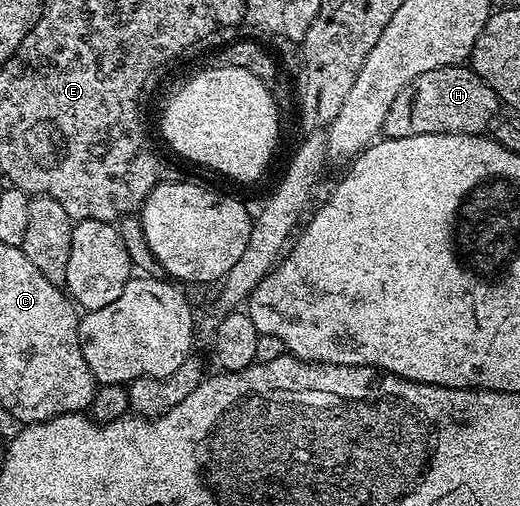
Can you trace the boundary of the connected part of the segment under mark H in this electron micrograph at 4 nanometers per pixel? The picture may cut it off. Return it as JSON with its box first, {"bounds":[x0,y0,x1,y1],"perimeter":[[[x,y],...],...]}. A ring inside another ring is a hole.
{"bounds":[382,64,500,137],"perimeter":[[[465,64],[449,65],[436,71],[424,71],[412,79],[412,83],[404,86],[400,95],[392,99],[392,107],[388,107],[382,133],[386,137],[410,137],[416,132],[482,135],[491,128],[498,109],[500,102],[492,87],[488,87],[488,83],[484,83],[484,79],[480,79],[473,68]],[[422,117],[426,117],[426,121],[422,121]]]}

